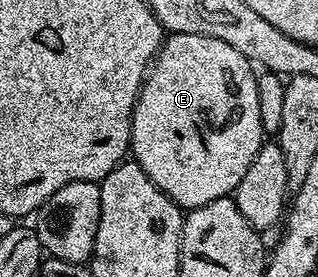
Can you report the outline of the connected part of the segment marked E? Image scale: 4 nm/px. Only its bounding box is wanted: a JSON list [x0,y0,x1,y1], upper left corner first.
[130,33,264,209]

